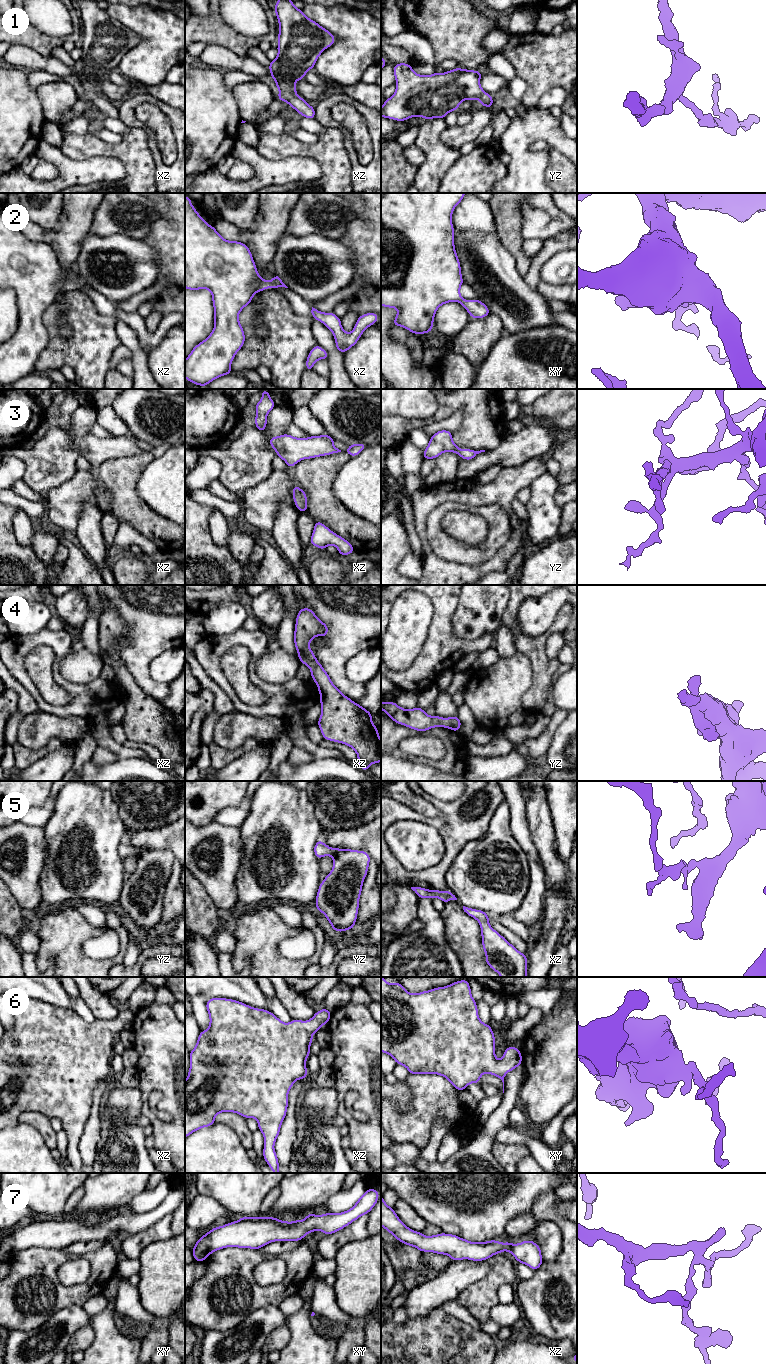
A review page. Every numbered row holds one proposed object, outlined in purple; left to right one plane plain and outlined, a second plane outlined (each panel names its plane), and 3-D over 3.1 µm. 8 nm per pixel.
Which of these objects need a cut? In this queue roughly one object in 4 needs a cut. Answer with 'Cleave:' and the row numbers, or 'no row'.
Cleave: no row

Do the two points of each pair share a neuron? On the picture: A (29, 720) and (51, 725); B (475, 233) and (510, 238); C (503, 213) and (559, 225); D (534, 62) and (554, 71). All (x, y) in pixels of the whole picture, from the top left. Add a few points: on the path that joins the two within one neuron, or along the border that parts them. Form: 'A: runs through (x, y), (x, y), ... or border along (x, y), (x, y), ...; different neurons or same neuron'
A: runs through (34, 720), (40, 720), (46, 725); same neuron
B: border along (492, 213), (497, 238), (512, 255); different neurons
C: border along (520, 203), (521, 235), (524, 239); different neurons
D: runs through (539, 62), (545, 62), (549, 66); same neuron

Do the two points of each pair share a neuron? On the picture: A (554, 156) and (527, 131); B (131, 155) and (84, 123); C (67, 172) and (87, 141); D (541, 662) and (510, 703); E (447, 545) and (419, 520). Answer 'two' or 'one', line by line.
A: two
B: two
C: two
D: two
E: two

